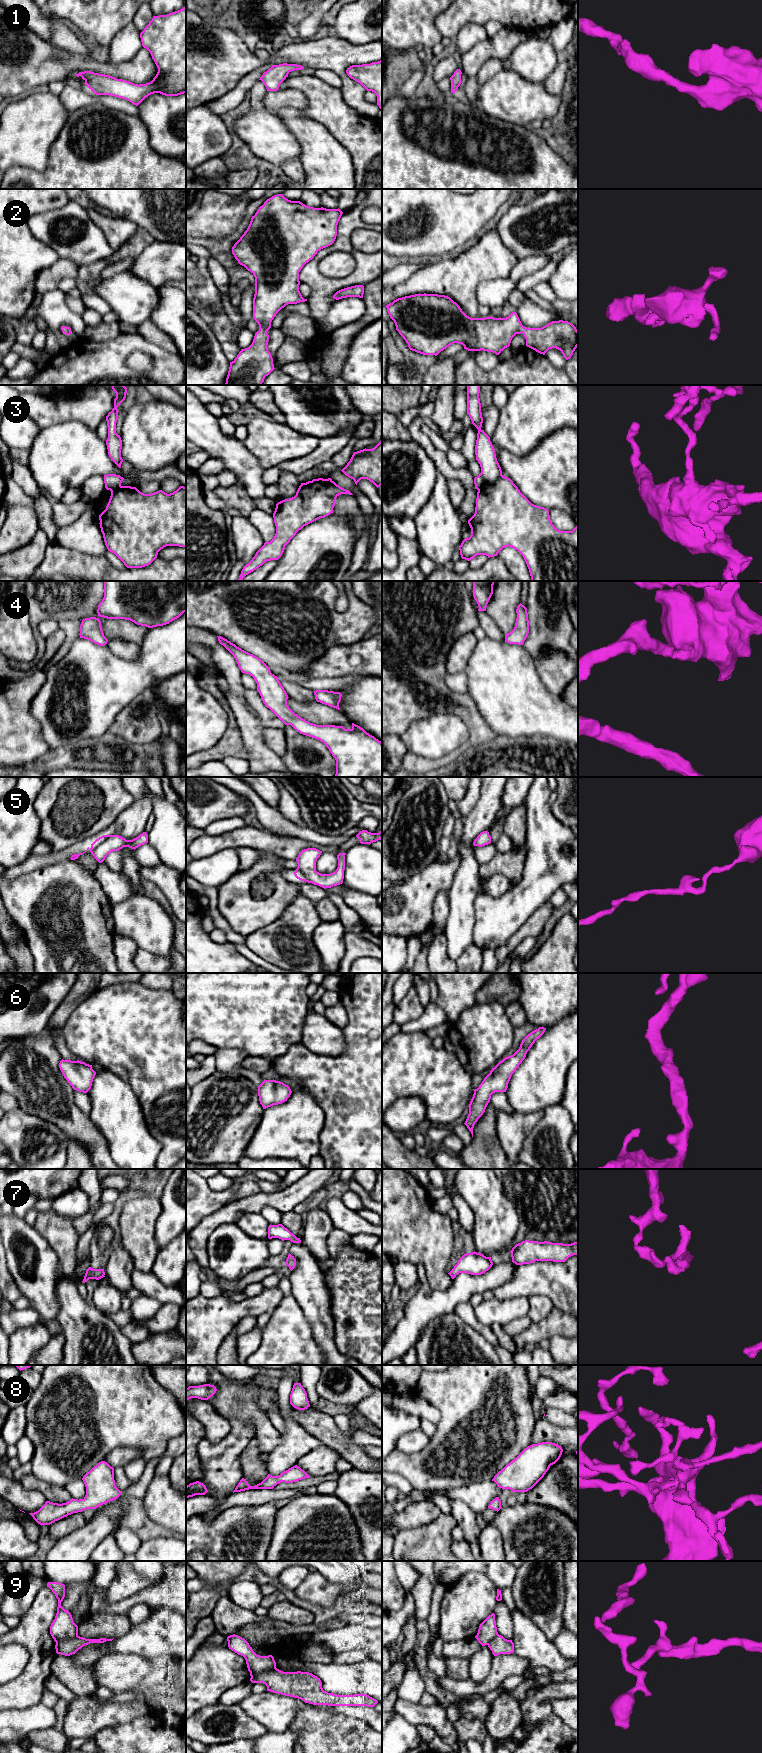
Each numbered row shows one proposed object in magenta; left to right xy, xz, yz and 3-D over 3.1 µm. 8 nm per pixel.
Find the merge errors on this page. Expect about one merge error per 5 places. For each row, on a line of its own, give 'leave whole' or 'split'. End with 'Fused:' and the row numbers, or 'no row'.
1: leave whole
2: leave whole
3: split
4: leave whole
5: leave whole
6: leave whole
7: leave whole
8: leave whole
9: split
Fused: 3, 9

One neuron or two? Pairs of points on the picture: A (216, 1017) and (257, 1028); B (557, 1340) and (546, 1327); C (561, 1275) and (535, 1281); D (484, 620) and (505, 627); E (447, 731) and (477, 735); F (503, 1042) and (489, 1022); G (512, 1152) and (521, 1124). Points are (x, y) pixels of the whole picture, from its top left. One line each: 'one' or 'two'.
A: one
B: two
C: one
D: two
E: two
F: one
G: one

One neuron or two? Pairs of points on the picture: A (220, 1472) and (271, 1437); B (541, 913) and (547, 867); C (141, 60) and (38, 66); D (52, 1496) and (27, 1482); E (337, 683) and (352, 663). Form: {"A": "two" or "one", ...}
{"A": "two", "B": "two", "C": "one", "D": "one", "E": "two"}

